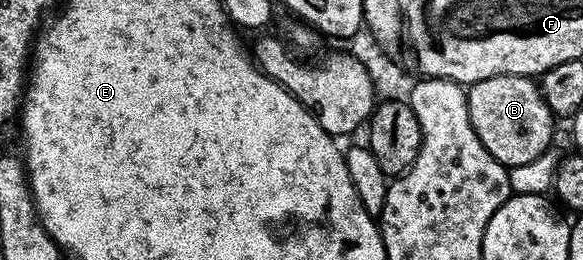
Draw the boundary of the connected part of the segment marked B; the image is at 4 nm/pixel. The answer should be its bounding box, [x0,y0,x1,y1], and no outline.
[467,75,552,168]

